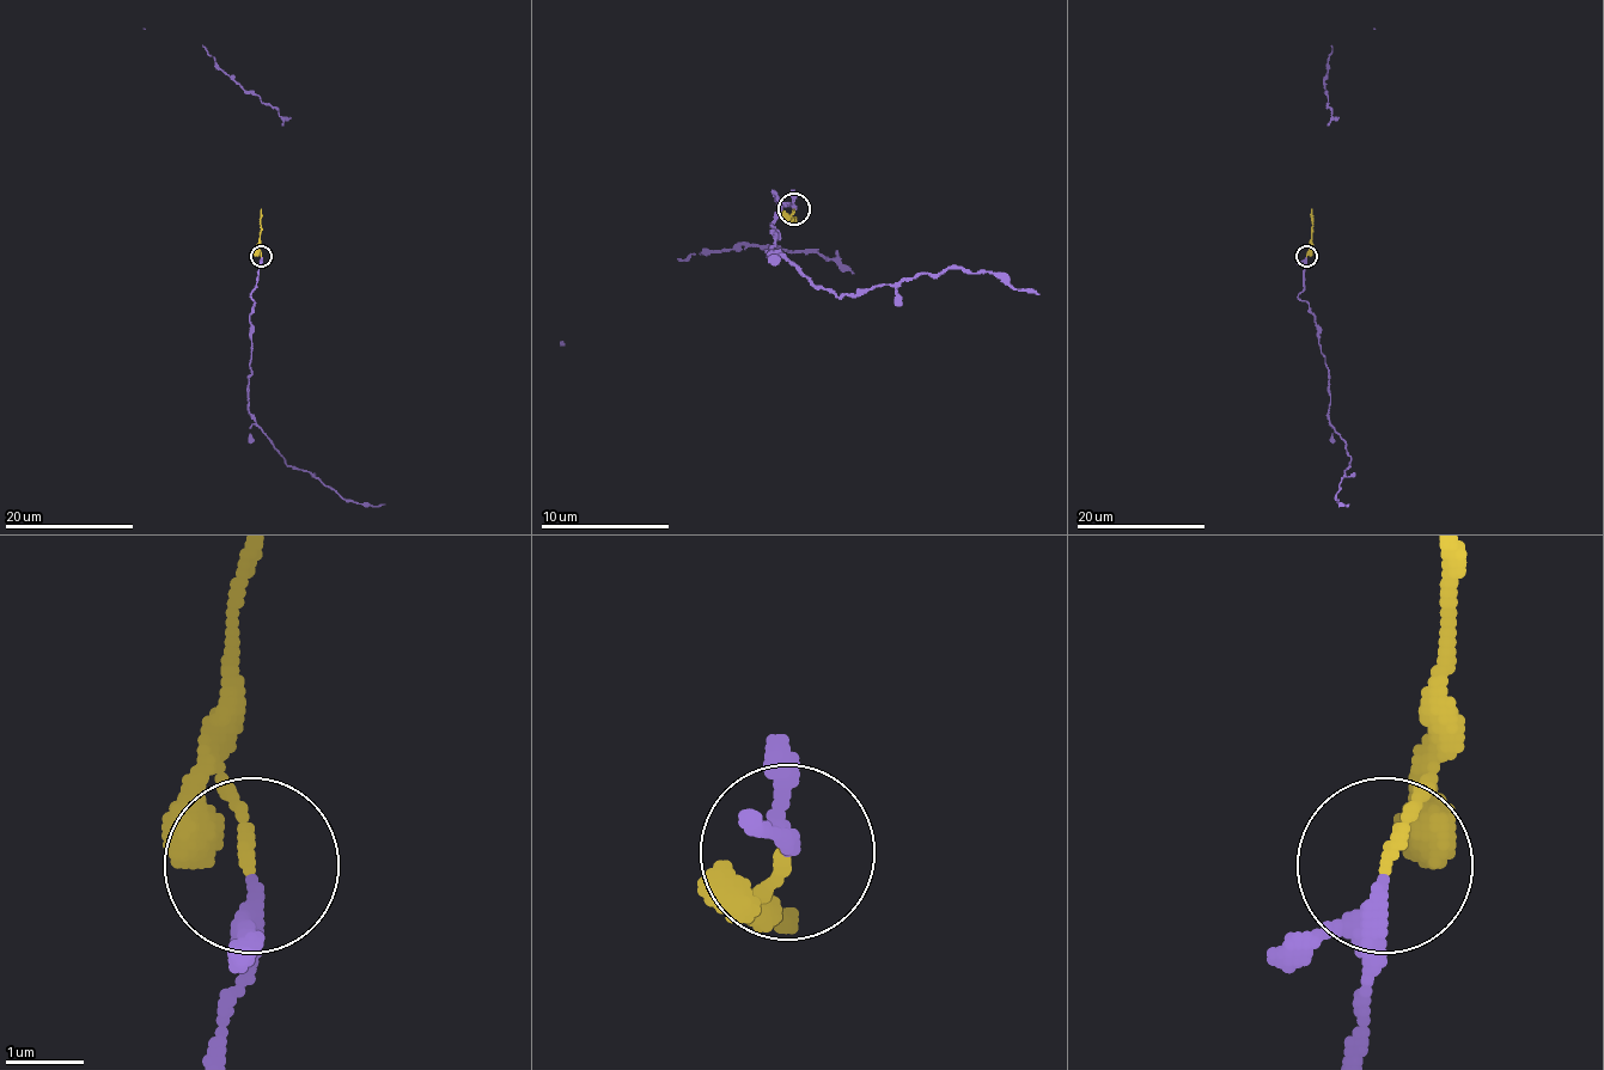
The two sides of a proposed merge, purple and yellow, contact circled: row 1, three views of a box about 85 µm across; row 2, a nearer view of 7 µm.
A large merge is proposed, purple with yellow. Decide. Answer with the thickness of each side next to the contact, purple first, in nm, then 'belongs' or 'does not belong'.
190 nm thick on the purple side, 130 nm on the other; belongs

